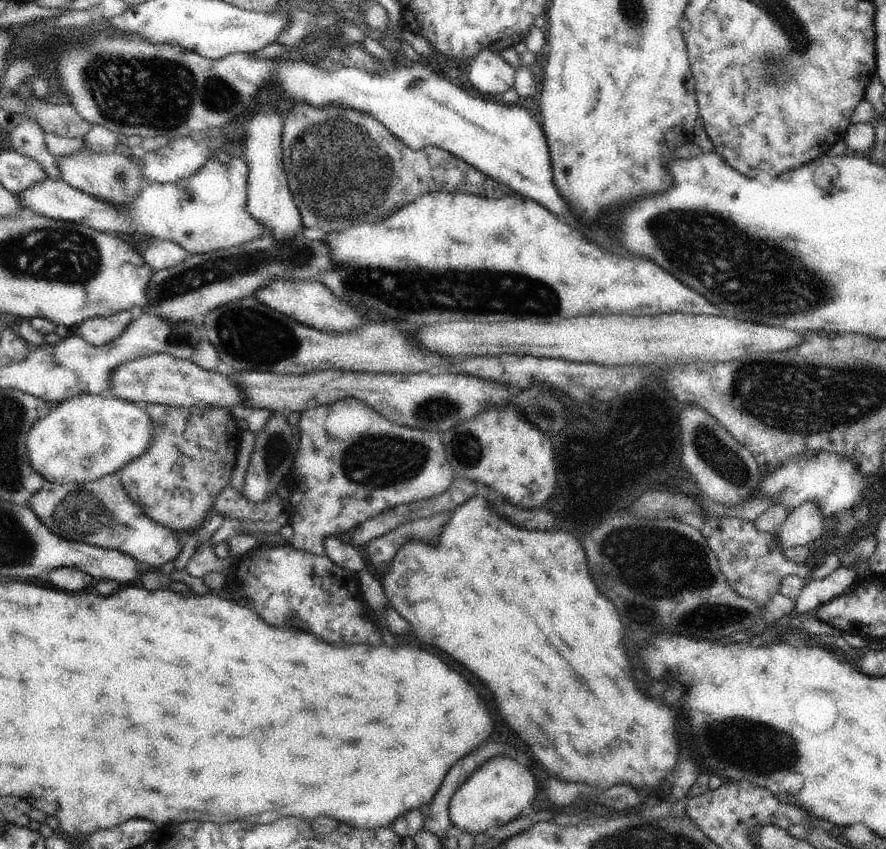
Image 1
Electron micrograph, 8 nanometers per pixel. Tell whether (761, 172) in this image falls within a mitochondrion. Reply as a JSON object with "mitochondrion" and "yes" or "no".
{"mitochondrion":"no"}

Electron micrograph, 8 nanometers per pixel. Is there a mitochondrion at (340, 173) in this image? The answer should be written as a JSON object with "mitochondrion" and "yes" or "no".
{"mitochondrion":"yes"}

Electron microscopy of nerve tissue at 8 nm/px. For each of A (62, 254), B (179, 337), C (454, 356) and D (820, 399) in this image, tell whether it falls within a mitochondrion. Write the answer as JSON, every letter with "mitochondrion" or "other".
{"A":"mitochondrion","B":"mitochondrion","C":"other","D":"mitochondrion"}

